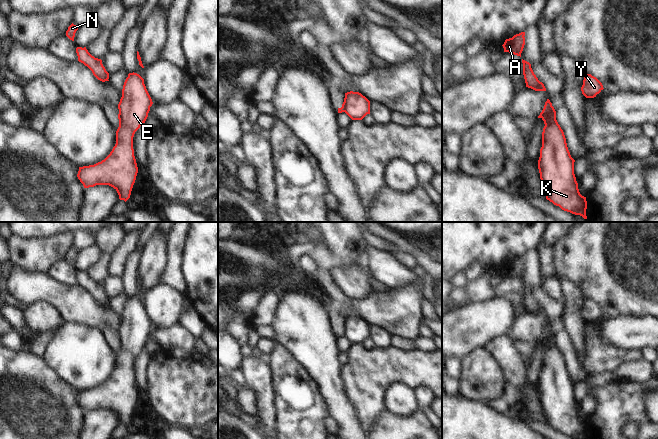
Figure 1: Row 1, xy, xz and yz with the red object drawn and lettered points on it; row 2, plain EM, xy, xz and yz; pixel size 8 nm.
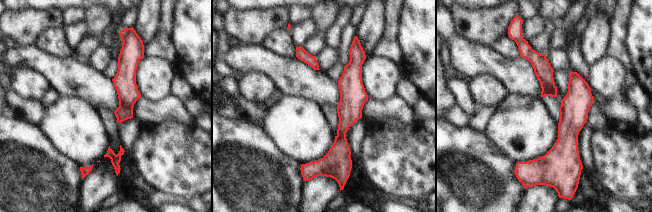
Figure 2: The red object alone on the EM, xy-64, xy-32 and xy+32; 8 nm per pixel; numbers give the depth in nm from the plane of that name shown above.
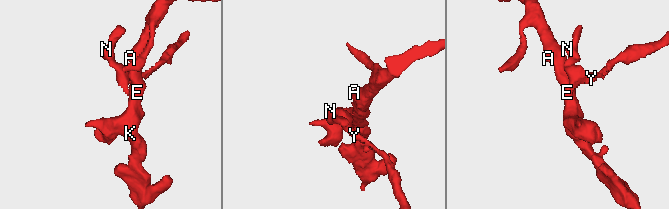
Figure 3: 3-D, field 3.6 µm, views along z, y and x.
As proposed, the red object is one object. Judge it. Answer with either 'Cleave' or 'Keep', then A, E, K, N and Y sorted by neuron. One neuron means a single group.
Cleave. Groups: A E K / N Y

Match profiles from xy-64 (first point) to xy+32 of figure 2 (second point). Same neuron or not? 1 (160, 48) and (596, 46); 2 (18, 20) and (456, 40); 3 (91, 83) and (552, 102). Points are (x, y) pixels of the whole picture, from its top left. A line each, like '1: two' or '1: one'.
1: two
2: two
3: two

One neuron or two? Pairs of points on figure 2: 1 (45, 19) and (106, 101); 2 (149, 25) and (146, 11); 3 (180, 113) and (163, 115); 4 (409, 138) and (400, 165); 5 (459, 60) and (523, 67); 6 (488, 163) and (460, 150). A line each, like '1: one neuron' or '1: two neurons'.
1: two neurons
2: one neuron
3: one neuron
4: one neuron
5: one neuron
6: one neuron

